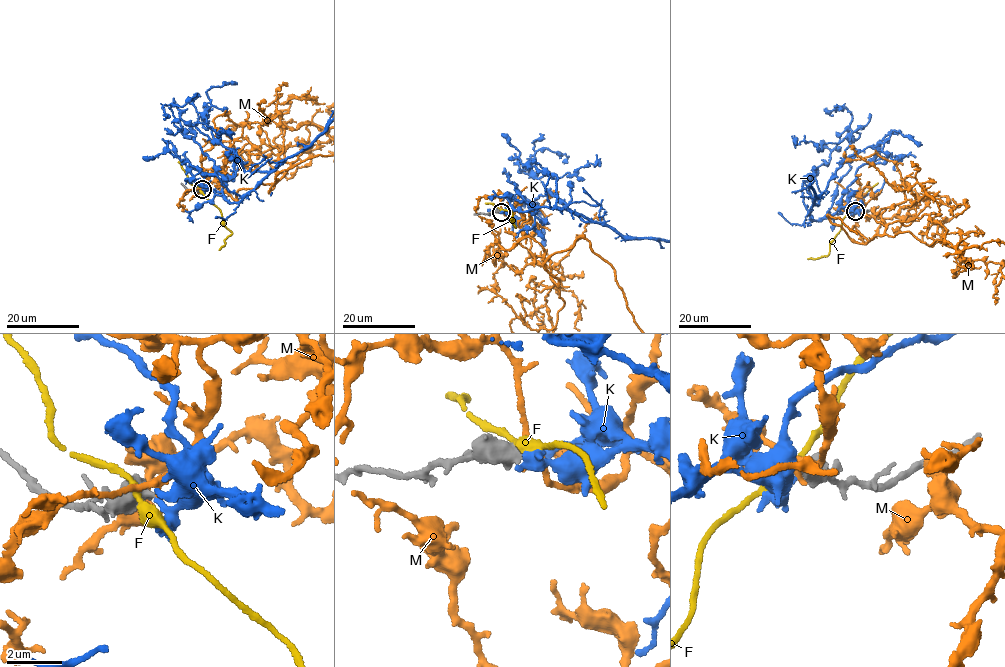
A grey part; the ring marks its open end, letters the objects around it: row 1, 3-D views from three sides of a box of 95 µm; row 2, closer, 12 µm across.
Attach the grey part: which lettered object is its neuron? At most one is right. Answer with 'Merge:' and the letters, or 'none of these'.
Merge: K

